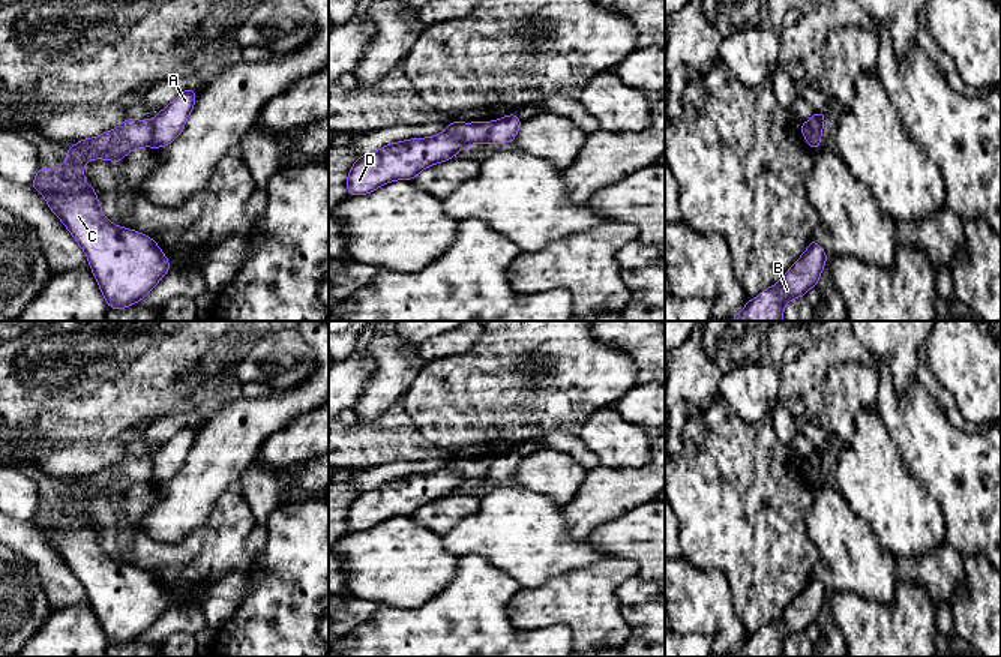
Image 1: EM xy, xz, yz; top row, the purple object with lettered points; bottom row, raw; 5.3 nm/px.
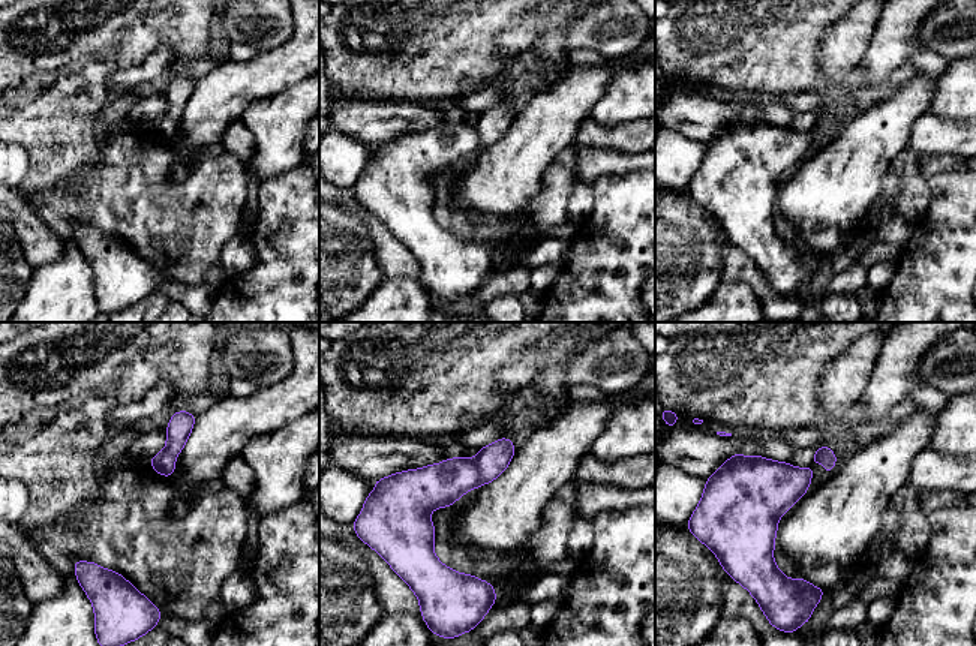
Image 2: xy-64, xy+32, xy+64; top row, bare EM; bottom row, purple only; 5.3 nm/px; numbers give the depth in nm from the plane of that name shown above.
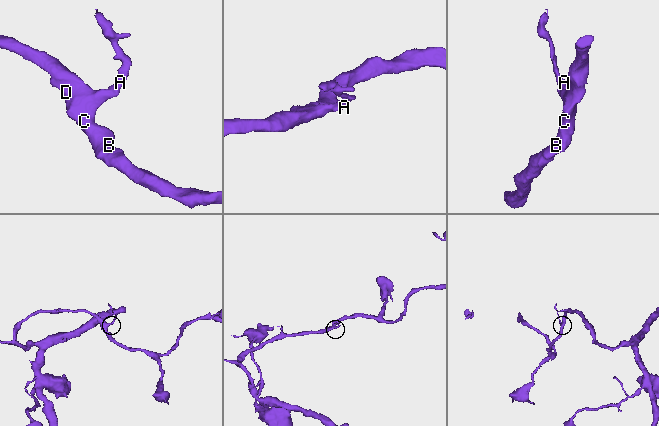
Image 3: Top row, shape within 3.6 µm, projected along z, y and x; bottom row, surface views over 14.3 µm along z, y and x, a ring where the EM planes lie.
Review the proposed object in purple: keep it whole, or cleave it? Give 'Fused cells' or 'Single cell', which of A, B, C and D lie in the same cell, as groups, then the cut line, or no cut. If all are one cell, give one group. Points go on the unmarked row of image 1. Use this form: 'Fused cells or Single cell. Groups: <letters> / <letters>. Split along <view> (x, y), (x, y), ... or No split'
Fused cells. Groups: A / B C D. Split along xy (149, 456), (152, 482)

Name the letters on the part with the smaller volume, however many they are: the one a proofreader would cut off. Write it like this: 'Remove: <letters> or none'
Remove: A

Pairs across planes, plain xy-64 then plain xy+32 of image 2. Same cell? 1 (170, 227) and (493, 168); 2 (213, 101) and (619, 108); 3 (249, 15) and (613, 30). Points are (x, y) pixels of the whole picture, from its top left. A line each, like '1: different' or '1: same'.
1: different
2: different
3: same

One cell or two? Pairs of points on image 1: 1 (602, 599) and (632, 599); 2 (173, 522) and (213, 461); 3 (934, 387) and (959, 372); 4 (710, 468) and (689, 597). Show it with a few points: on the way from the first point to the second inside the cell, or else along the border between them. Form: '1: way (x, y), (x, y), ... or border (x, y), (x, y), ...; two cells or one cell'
1: border (637, 573), (617, 590), (620, 612), (631, 632); two cells
2: way (182, 507), (206, 476); one cell
3: border (925, 351), (928, 366), (950, 393), (961, 413); two cells
4: border (686, 558), (697, 567), (719, 569), (727, 581); two cells

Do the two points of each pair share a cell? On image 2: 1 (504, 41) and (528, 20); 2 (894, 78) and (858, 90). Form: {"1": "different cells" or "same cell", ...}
{"1": "same cell", "2": "same cell"}

